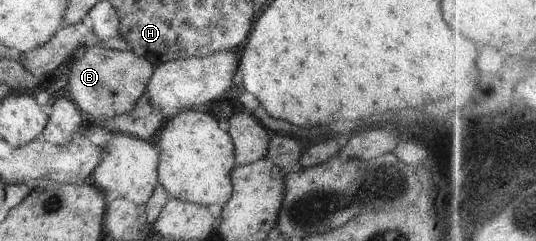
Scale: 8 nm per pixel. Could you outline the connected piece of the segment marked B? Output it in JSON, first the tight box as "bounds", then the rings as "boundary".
{"bounds":[68,46,154,122],"boundary":[[[87,46],[68,64],[68,90],[70,98],[84,114],[100,122],[112,120],[130,112],[152,78],[154,65],[147,58],[132,52],[104,49],[102,46]]]}

